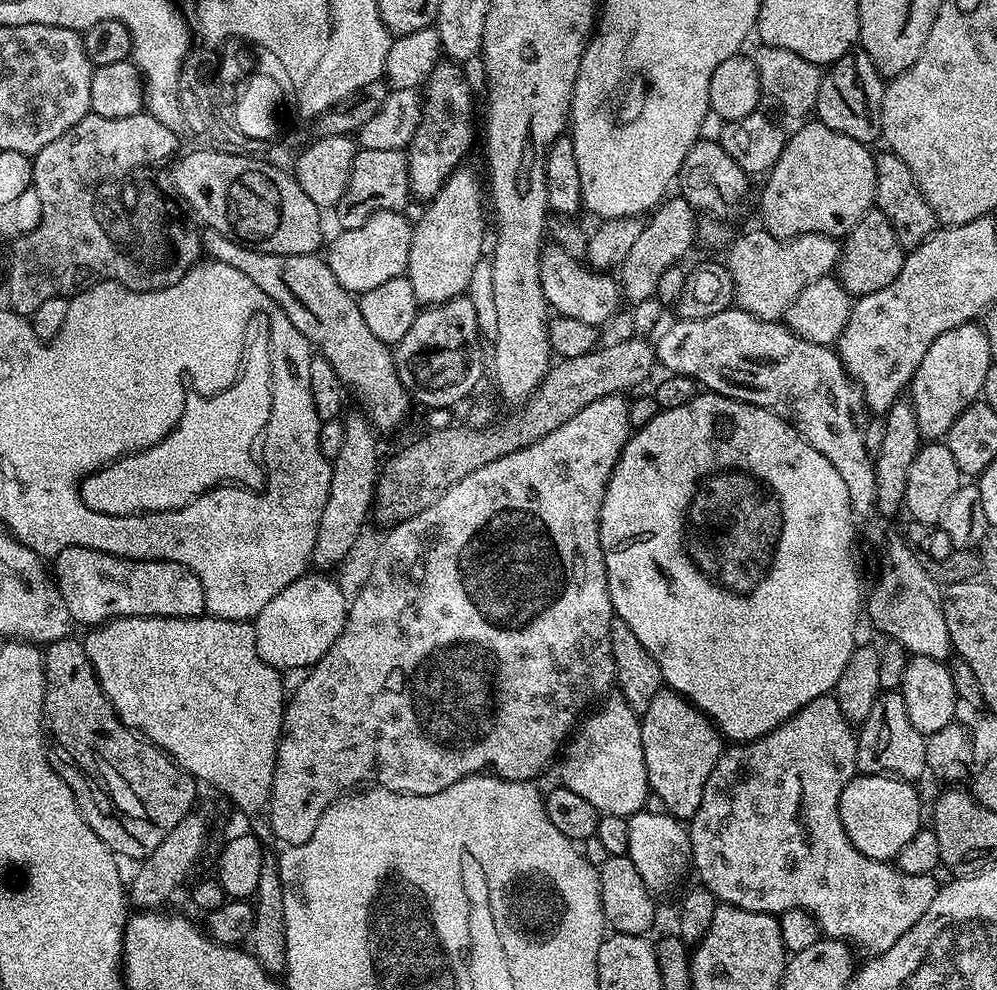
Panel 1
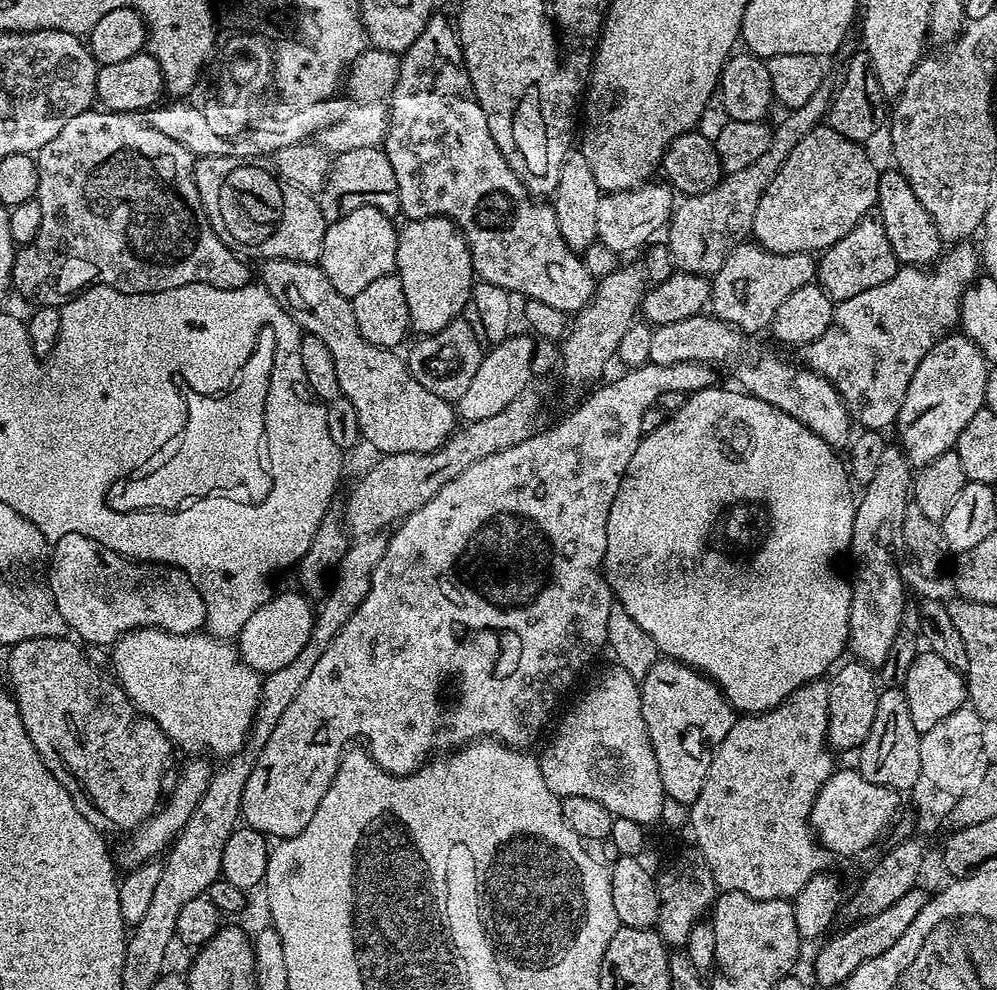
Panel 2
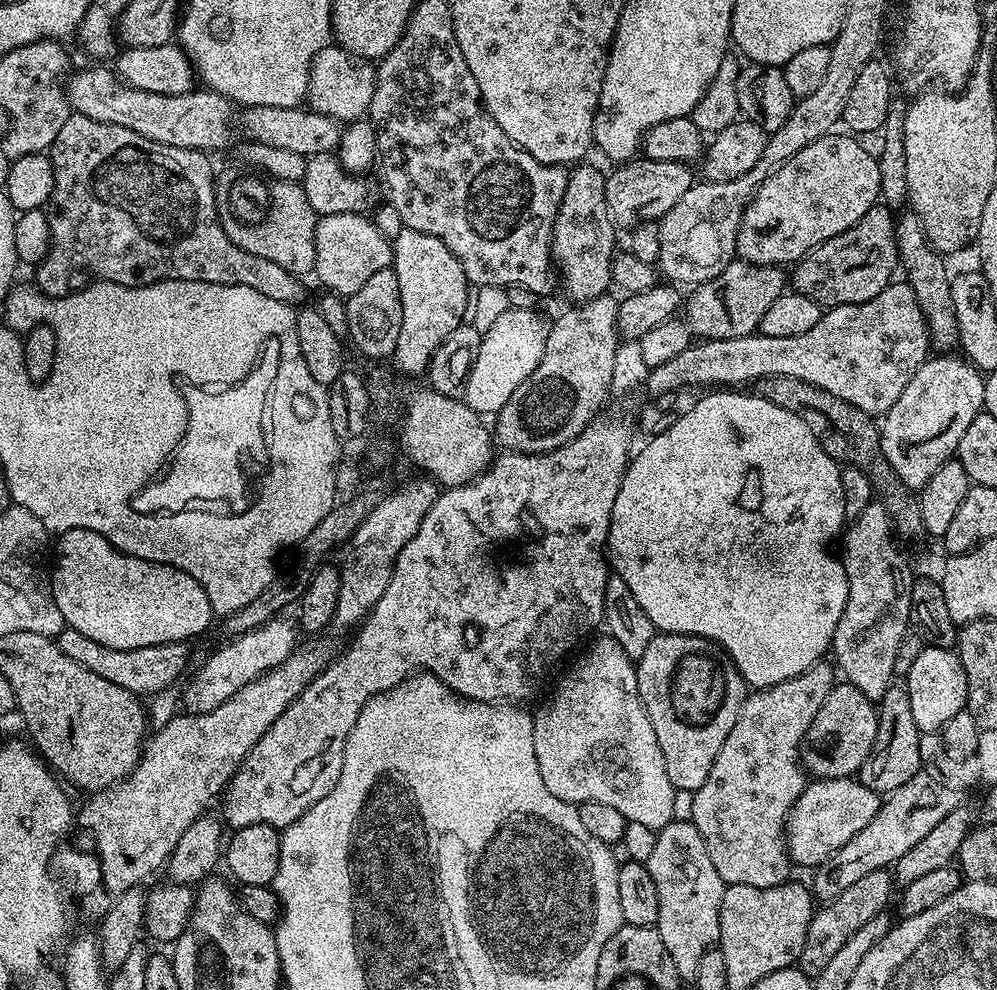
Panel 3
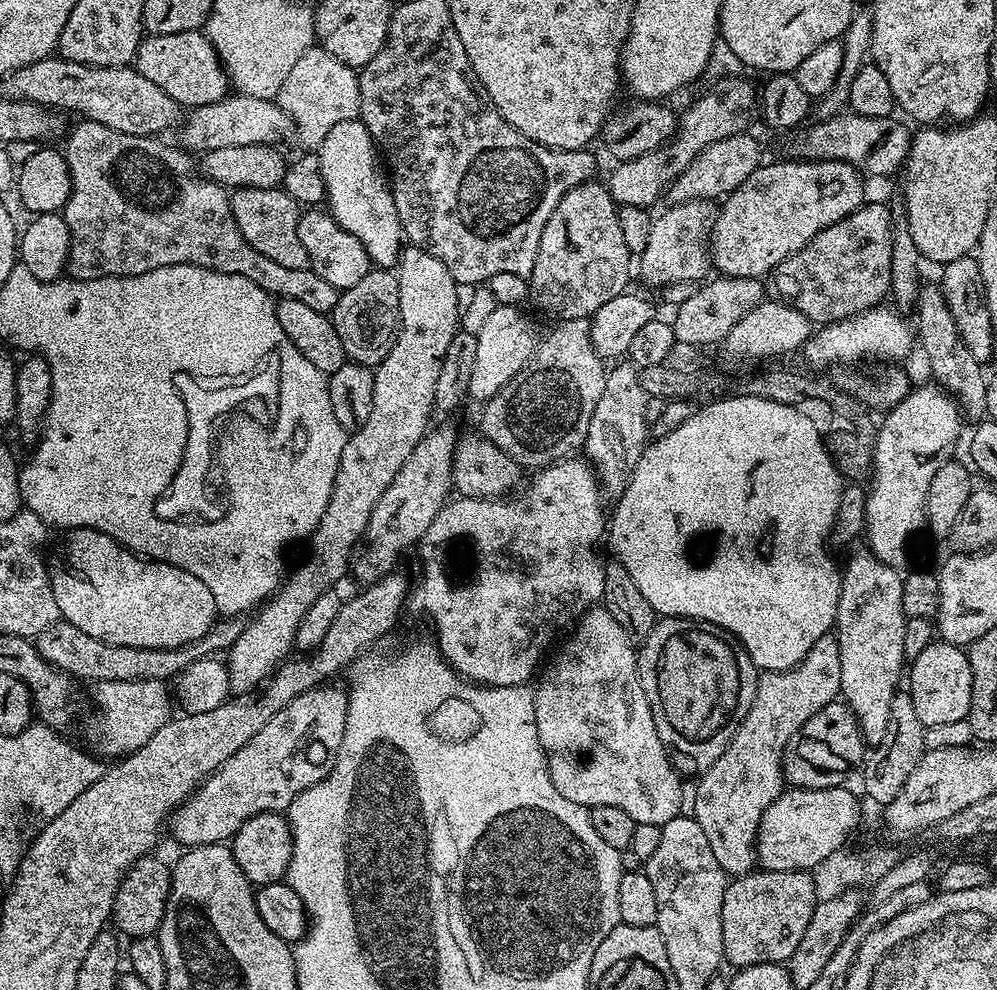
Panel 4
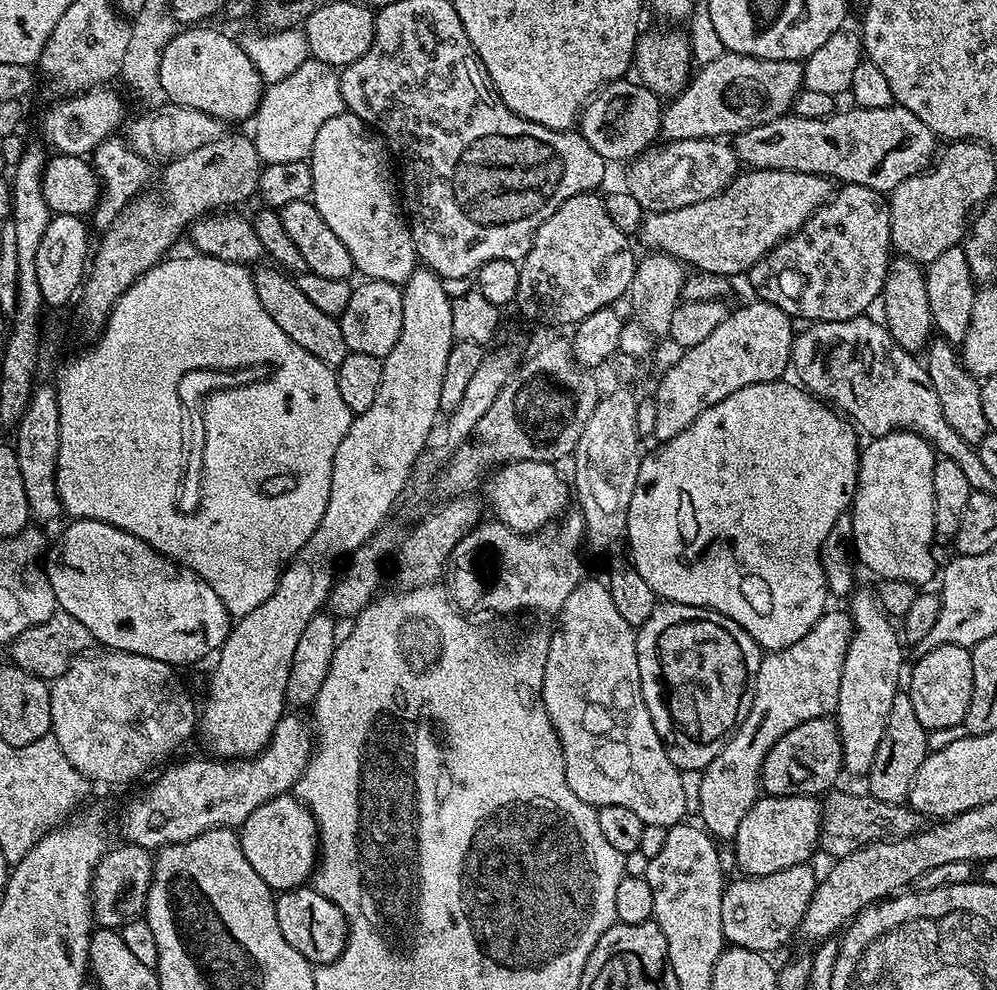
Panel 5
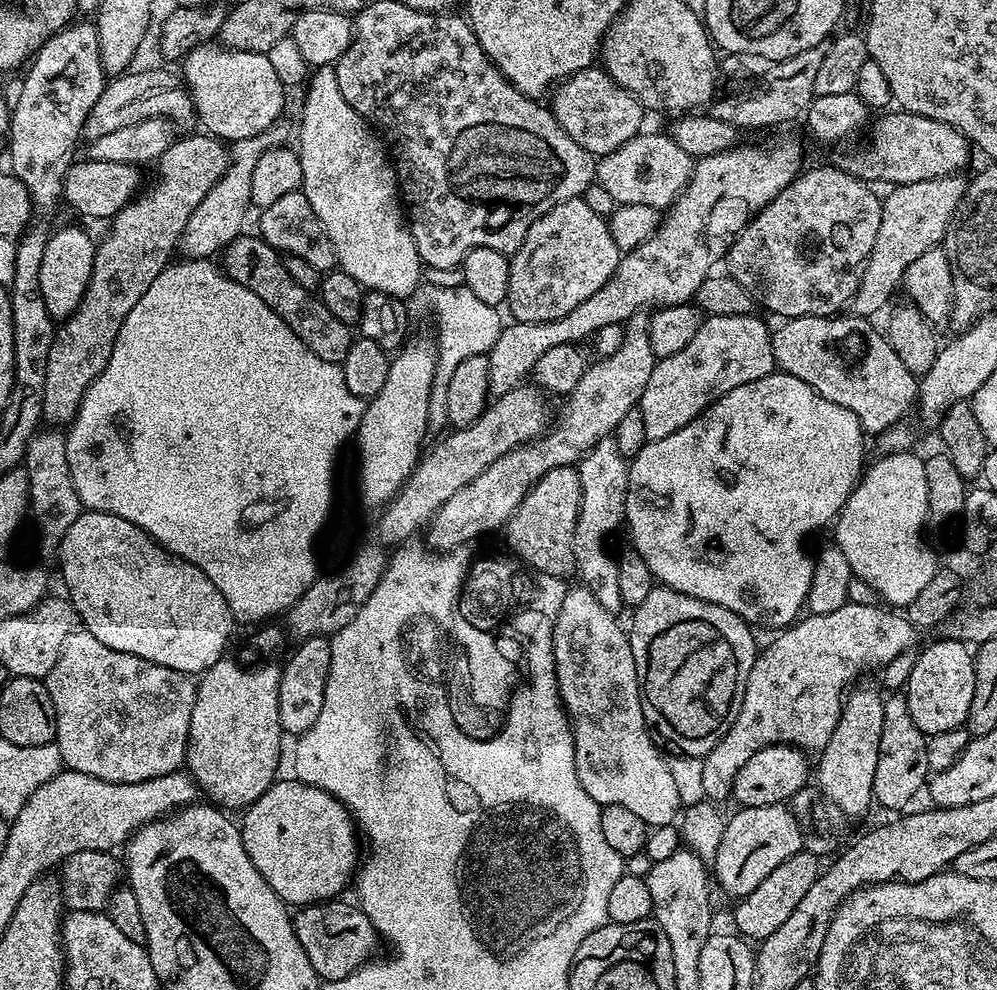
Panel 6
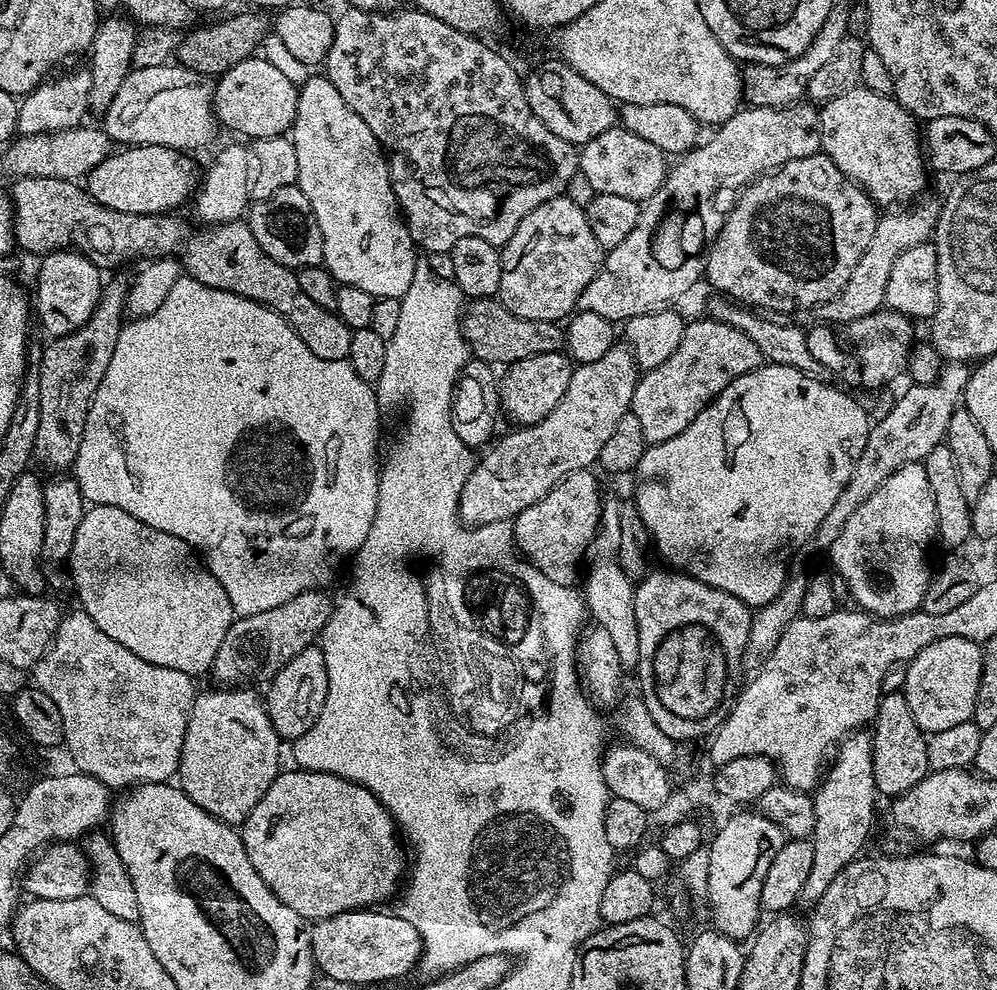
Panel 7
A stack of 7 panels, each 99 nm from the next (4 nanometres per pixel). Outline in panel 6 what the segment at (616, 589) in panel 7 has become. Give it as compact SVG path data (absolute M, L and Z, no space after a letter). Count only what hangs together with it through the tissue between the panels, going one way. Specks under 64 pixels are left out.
M609 438L607 440L600 440L595 444L591 450L589 450L584 459L580 461L578 465L578 471L580 474L580 481L582 482L582 502L580 503L580 513L578 514L578 518L576 519L576 529L574 530L574 542L572 543L572 549L574 550L574 558L576 559L576 572L578 576L581 576L583 587L589 588L590 591L594 594L594 598L598 598L598 602L602 602L602 606L606 606L606 610L610 610L614 613L619 613L621 609L625 607L624 599L622 598L622 589L618 586L619 578L620 578L620 561L614 555L612 556L612 552L608 549L608 539L611 538L612 535L615 534L616 531L621 531L622 525L625 523L624 511L626 510L626 494L628 493L628 466L629 461L626 457L620 453L618 450L618 446L616 445L615 439Z

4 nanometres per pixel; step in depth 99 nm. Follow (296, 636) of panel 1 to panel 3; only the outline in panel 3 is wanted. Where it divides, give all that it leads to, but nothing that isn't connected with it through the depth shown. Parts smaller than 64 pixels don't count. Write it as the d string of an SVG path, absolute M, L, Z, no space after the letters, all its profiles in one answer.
M288 618L268 620L261 626L250 630L246 634L229 639L228 644L221 646L217 652L212 652L204 660L204 665L187 677L188 685L184 688L185 713L201 713L214 710L220 703L230 699L236 691L247 683L259 678L264 673L278 666L291 652L298 647L296 632L298 628Z

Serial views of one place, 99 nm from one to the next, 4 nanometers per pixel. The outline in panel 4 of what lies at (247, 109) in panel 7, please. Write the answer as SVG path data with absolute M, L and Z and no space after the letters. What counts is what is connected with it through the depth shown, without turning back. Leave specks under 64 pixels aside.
M200 30L161 36L145 35L136 52L134 67L137 72L150 78L154 86L166 90L166 94L170 94L174 102L188 110L223 100L230 92L230 81L224 63L208 41L207 35Z

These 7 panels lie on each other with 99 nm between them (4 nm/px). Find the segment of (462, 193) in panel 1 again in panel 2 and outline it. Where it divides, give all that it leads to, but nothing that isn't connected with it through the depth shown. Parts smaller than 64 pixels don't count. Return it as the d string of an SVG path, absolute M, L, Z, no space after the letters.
M431 216L421 220L408 220L405 228L398 232L398 258L395 275L402 282L402 291L406 294L406 306L410 310L410 328L420 336L429 336L442 330L450 321L461 315L463 308L469 307L474 287L472 255L466 238L460 233L453 220L447 216Z

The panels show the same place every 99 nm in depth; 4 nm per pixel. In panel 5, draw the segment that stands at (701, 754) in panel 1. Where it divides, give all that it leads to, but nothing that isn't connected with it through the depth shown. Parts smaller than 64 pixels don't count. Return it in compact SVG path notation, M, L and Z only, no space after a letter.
M667 602L657 603L656 608L646 618L644 624L639 625L636 632L636 649L638 650L638 674L642 682L642 698L646 702L646 710L650 710L650 718L654 722L654 730L658 730L660 741L668 749L668 756L674 762L674 766L684 772L703 770L726 746L726 742L736 731L738 725L744 721L746 714L750 714L750 706L754 698L754 686L758 666L762 659L762 649L754 642L754 638L738 622L726 618L726 614L718 614L712 608L699 608L689 604L669 604Z

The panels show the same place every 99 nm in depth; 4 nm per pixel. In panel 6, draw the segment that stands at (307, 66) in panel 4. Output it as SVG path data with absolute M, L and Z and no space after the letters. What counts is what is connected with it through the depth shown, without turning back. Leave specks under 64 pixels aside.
M273 126L267 132L260 132L245 140L235 141L230 148L228 168L214 182L210 194L198 202L194 214L186 222L186 230L182 230L182 238L178 245L181 257L190 260L206 260L223 253L230 242L234 242L245 231L244 223L248 220L248 208L253 207L250 194L250 178L254 174L254 165L258 158L268 148L274 148L285 143L284 132L280 126Z

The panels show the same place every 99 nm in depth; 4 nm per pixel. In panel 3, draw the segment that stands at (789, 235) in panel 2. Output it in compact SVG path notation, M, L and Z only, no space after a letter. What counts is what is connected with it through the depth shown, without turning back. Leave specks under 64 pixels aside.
M829 134L818 138L806 150L798 150L794 158L776 172L771 172L754 194L742 214L736 239L736 256L747 264L792 266L822 242L850 230L880 200L880 162L871 156L852 134Z

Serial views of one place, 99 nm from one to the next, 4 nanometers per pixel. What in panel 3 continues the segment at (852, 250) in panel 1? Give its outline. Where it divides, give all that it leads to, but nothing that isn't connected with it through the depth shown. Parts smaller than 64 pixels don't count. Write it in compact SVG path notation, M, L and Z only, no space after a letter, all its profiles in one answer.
M877 202L857 224L850 226L850 230L822 242L813 252L807 252L801 260L797 260L790 272L790 284L798 294L818 302L821 309L827 310L847 304L870 302L878 298L878 294L882 294L882 290L886 290L889 284L893 283L892 271L897 271L897 268L894 212L887 204Z

